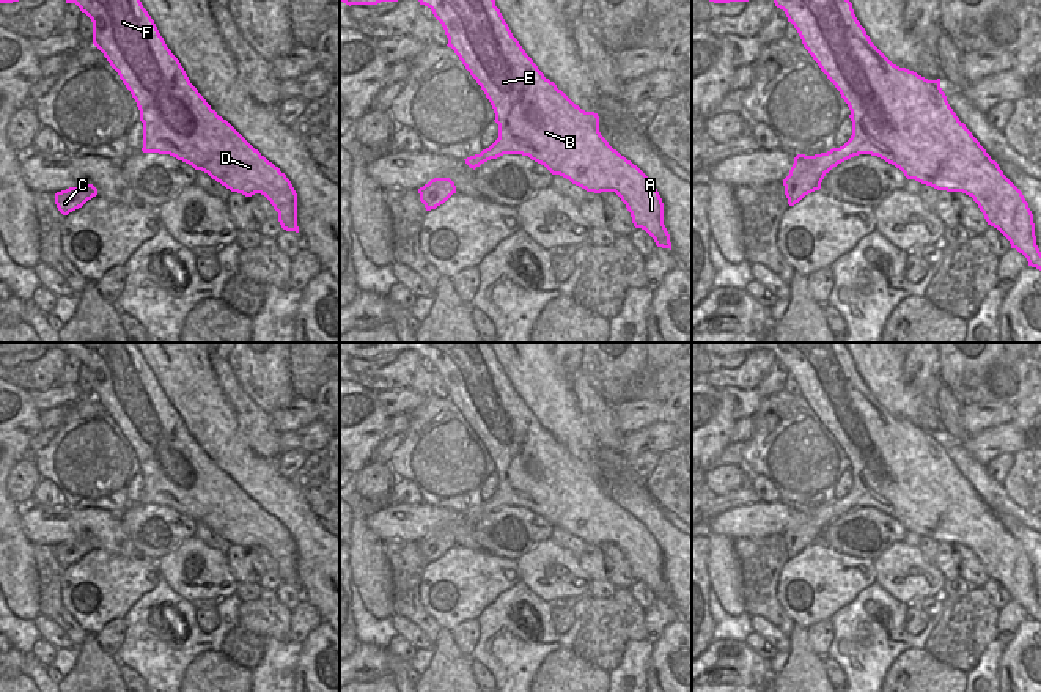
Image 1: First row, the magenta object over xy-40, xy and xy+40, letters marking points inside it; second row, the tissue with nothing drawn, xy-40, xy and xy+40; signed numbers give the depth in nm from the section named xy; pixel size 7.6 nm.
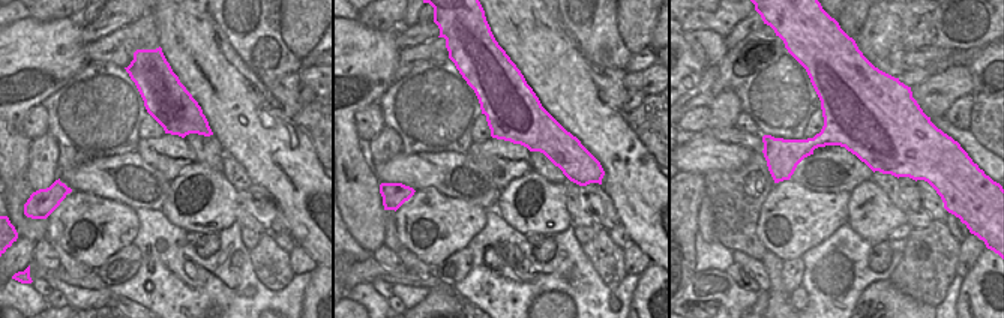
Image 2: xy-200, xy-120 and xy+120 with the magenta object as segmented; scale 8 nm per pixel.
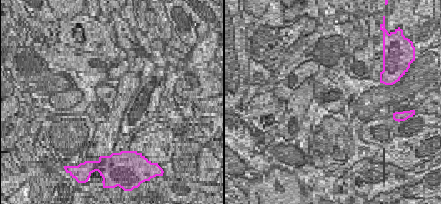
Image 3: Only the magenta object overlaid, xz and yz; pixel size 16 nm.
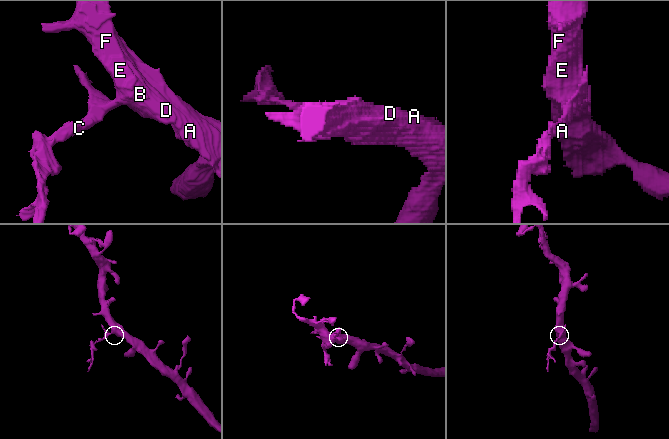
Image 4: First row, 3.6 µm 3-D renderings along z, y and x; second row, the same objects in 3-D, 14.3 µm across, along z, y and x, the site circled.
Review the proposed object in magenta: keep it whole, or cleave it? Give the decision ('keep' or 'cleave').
cleave

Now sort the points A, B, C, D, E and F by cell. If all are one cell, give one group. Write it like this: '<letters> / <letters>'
A B D E F / C

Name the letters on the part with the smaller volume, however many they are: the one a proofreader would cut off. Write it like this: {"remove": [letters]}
{"remove": ["C"]}

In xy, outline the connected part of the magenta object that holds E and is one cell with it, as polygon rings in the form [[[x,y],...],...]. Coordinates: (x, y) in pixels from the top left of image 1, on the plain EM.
[[[341,343],[341,354],[349,359],[398,354],[404,349],[412,349],[432,363],[445,382],[447,398],[494,461],[498,491],[480,506],[486,514],[503,506],[522,506],[587,544],[615,544],[631,565],[634,579],[645,582],[657,599],[671,602],[664,577],[664,555],[651,532],[601,488],[598,466],[582,462],[544,429],[513,388],[489,343]]]

